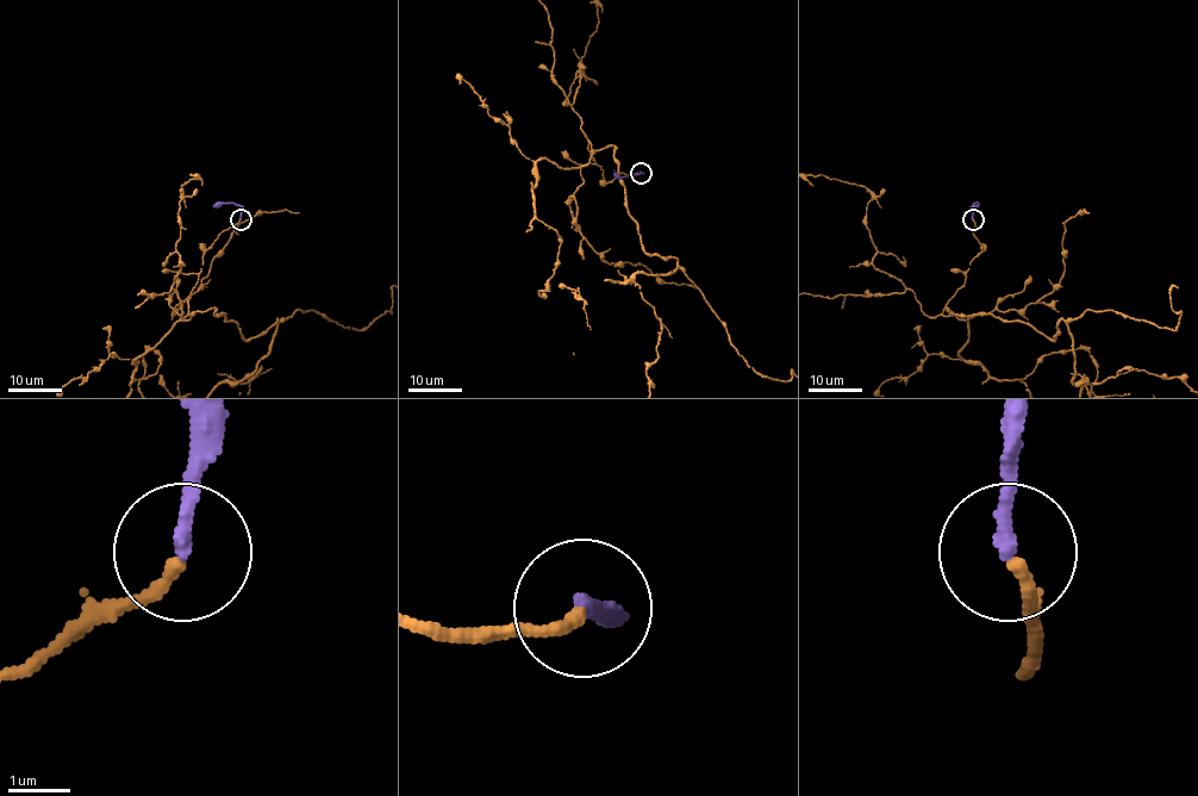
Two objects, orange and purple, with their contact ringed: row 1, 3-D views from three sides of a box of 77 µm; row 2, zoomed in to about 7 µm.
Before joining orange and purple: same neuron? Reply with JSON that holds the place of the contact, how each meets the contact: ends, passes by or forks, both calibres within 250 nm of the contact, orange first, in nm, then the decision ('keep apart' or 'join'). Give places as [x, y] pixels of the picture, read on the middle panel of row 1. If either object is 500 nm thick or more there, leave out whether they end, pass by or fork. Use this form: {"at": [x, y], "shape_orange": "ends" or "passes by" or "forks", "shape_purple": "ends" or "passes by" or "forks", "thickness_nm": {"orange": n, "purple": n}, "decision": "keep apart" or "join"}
{"at": [641, 173], "shape_orange": "ends", "shape_purple": "ends", "thickness_nm": {"orange": 220, "purple": 240}, "decision": "join"}

